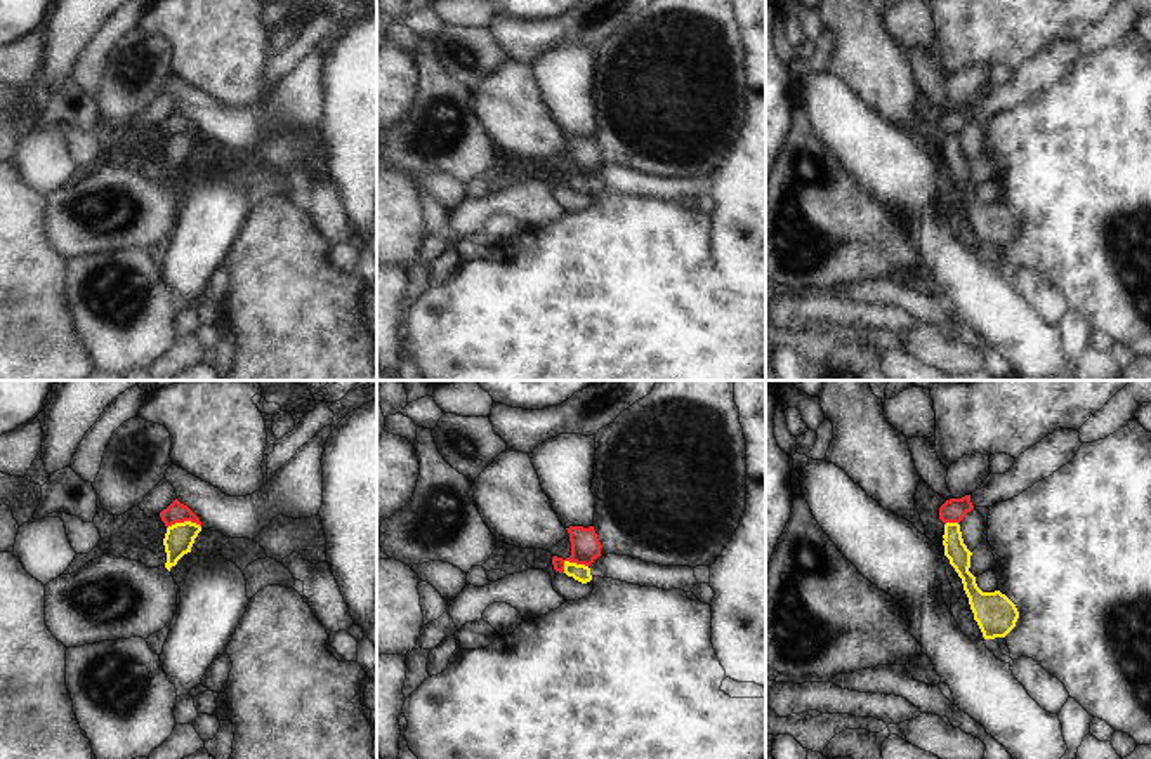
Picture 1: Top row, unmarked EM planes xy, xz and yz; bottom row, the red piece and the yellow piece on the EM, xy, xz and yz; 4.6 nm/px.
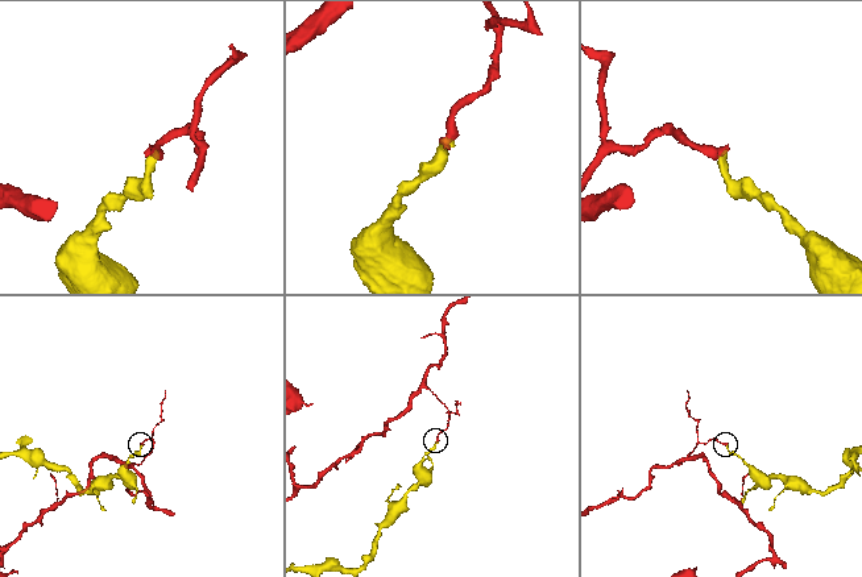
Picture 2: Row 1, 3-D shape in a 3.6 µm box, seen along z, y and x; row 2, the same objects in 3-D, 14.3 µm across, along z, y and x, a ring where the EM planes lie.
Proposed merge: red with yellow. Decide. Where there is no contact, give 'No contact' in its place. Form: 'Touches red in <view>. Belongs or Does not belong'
Touches red in xz. Does not belong

